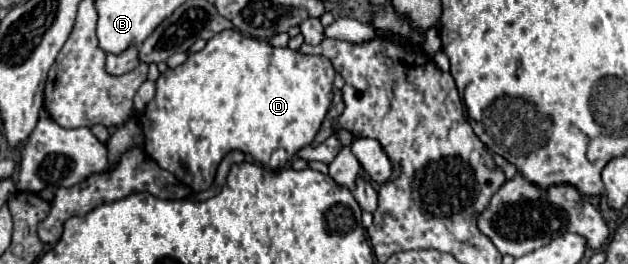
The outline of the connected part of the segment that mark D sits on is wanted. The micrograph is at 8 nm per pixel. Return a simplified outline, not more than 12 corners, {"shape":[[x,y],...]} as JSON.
{"shape":[[221,31],[157,79],[145,151],[193,191],[315,139],[327,57]]}

